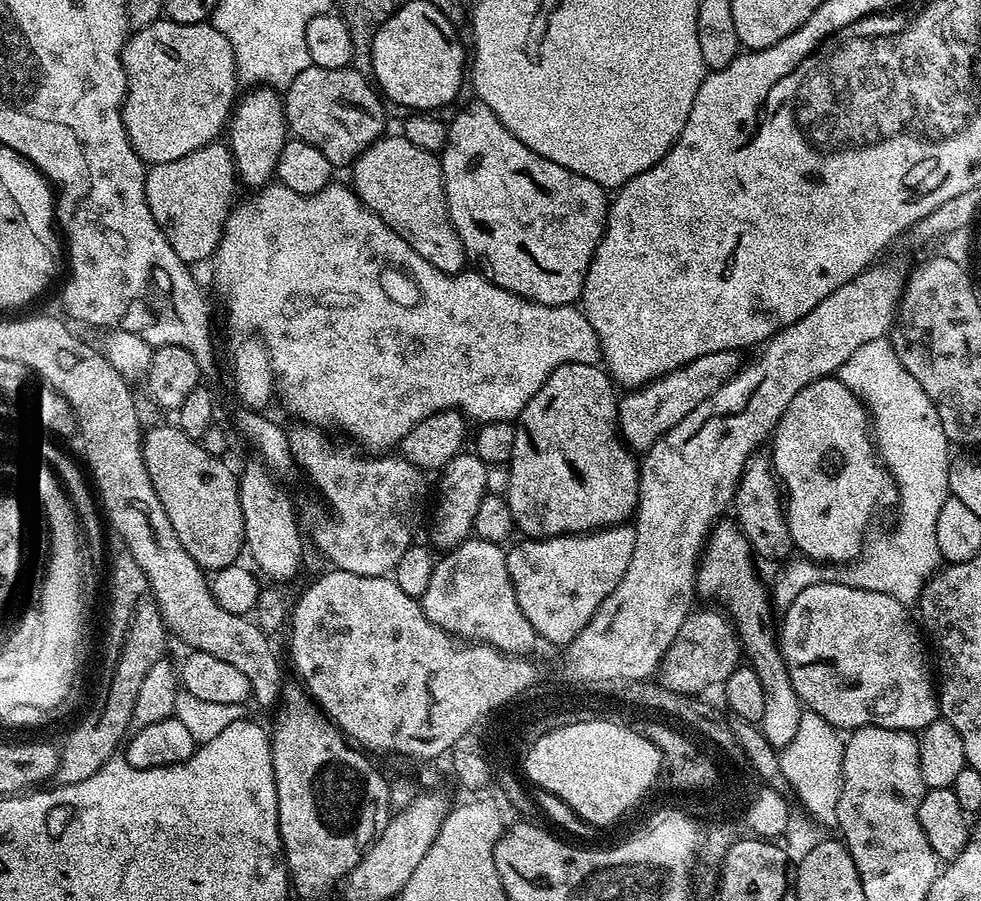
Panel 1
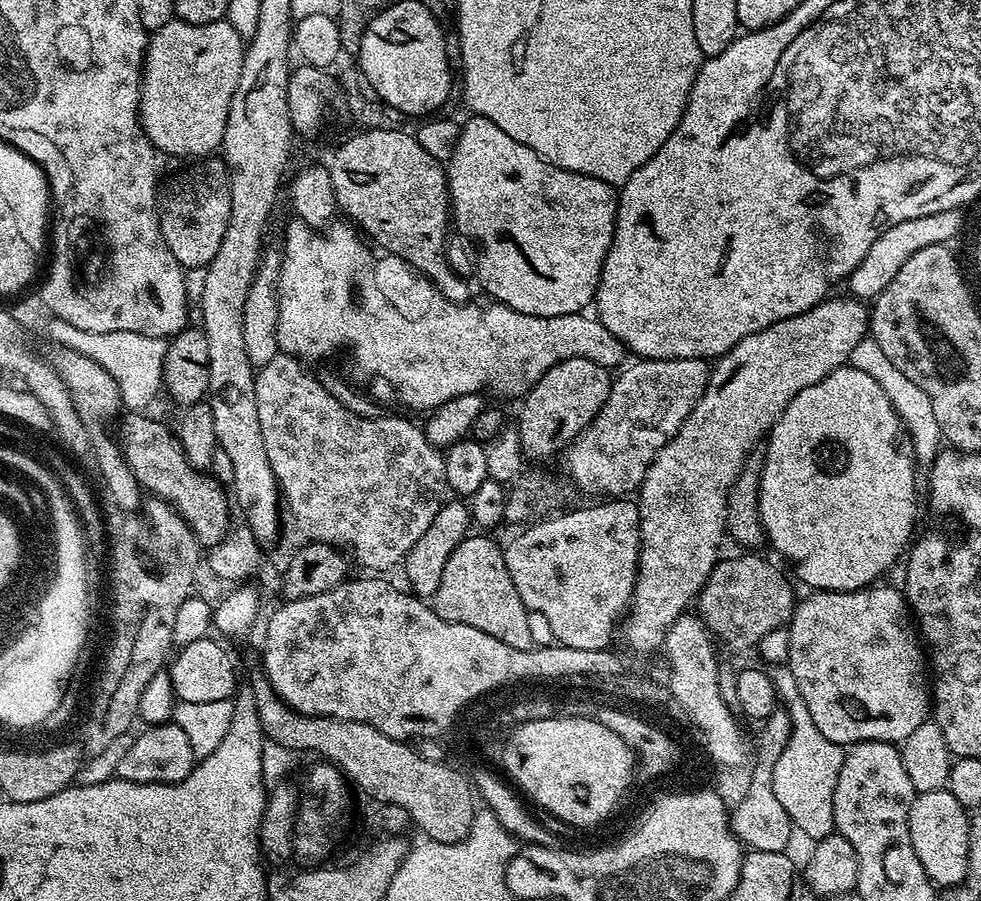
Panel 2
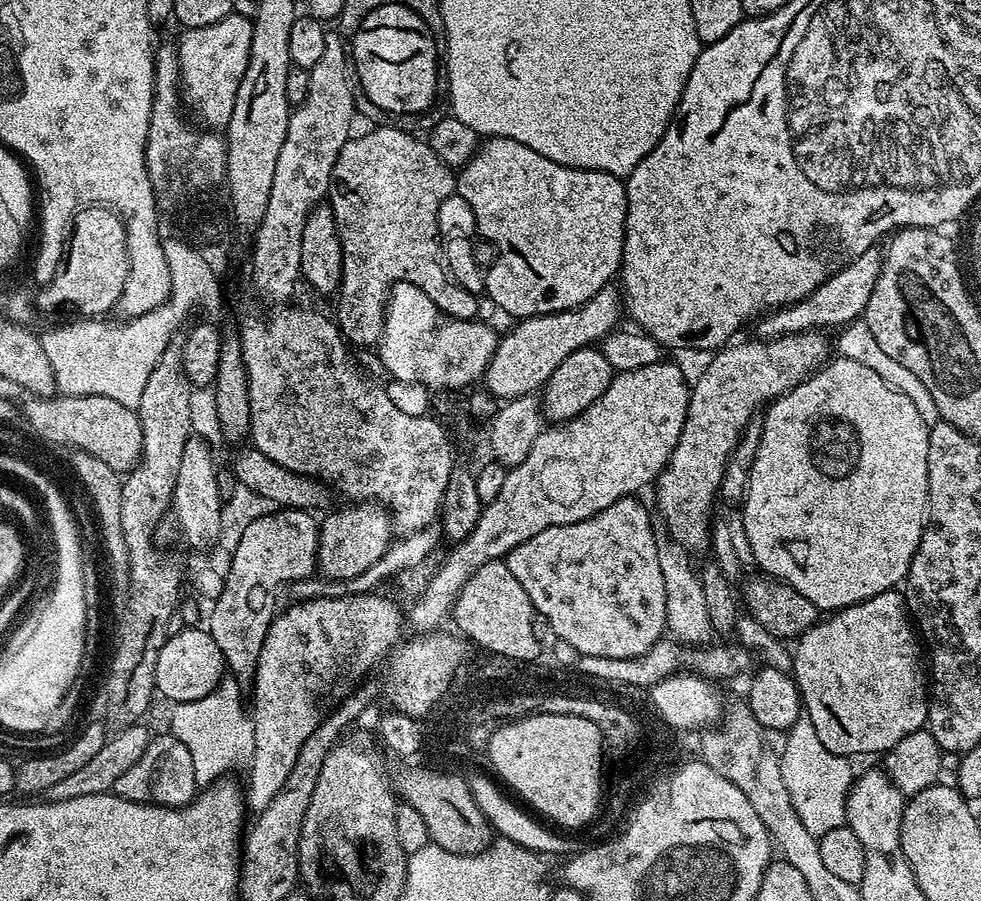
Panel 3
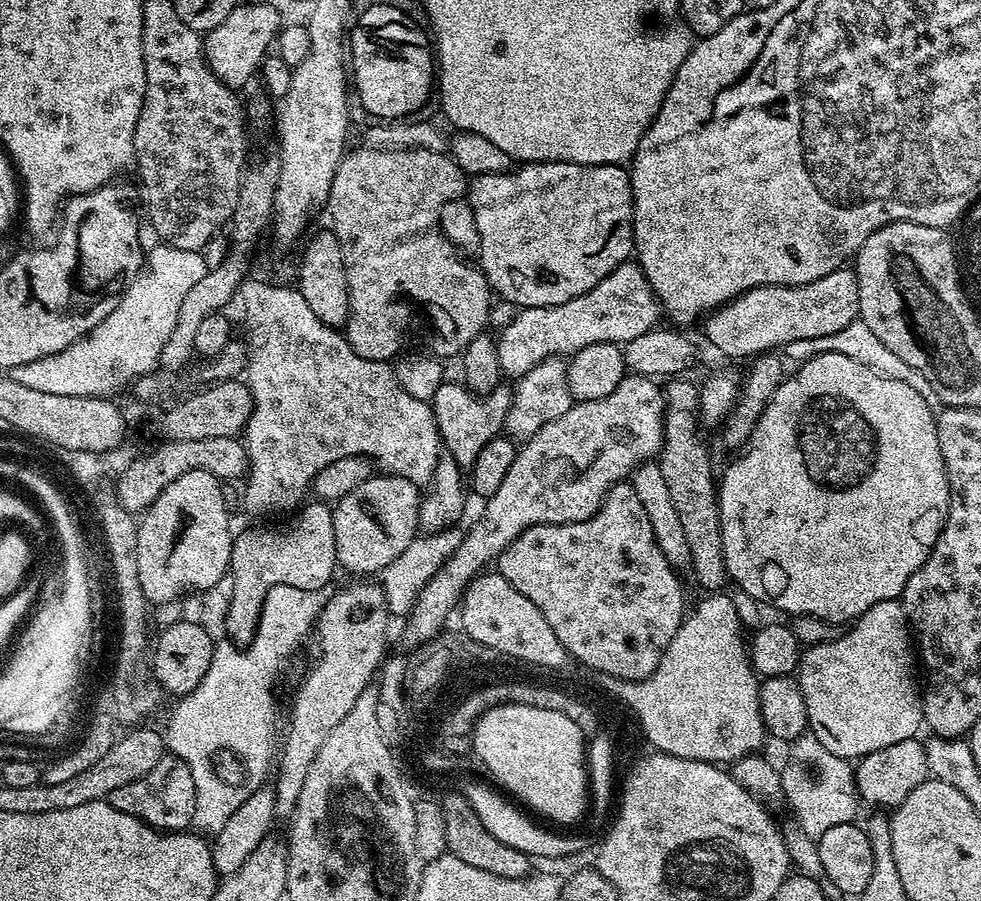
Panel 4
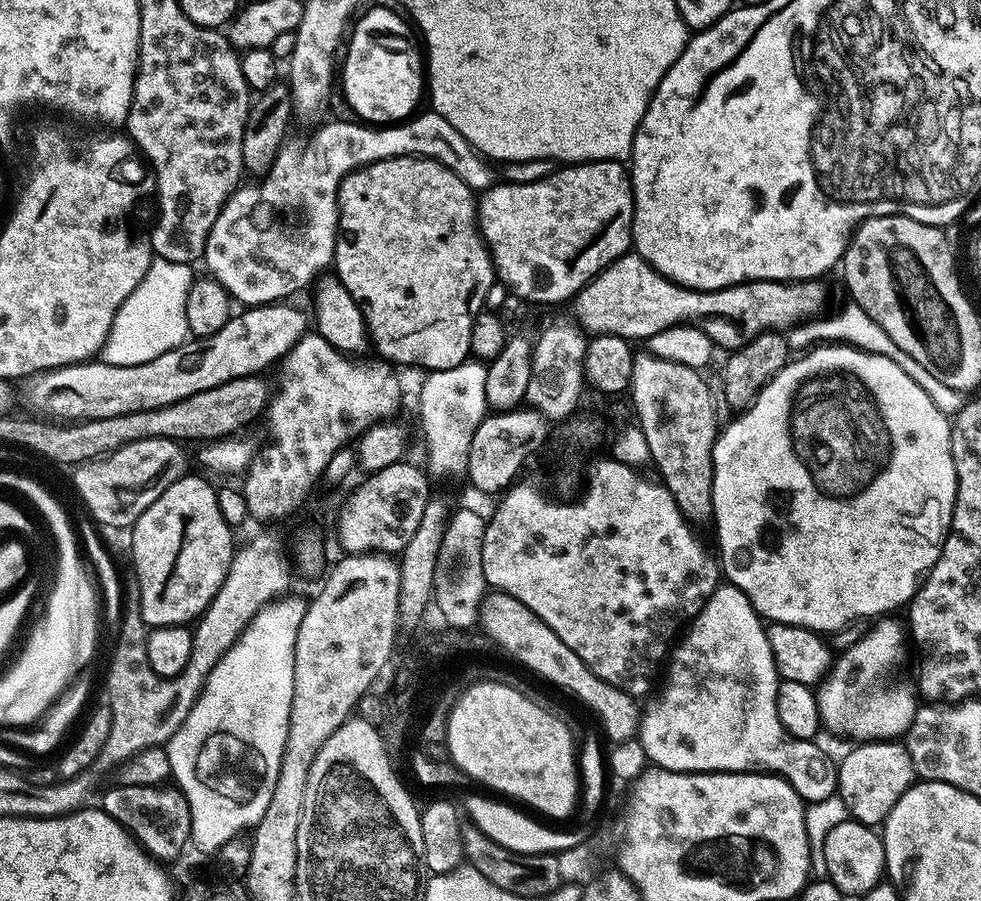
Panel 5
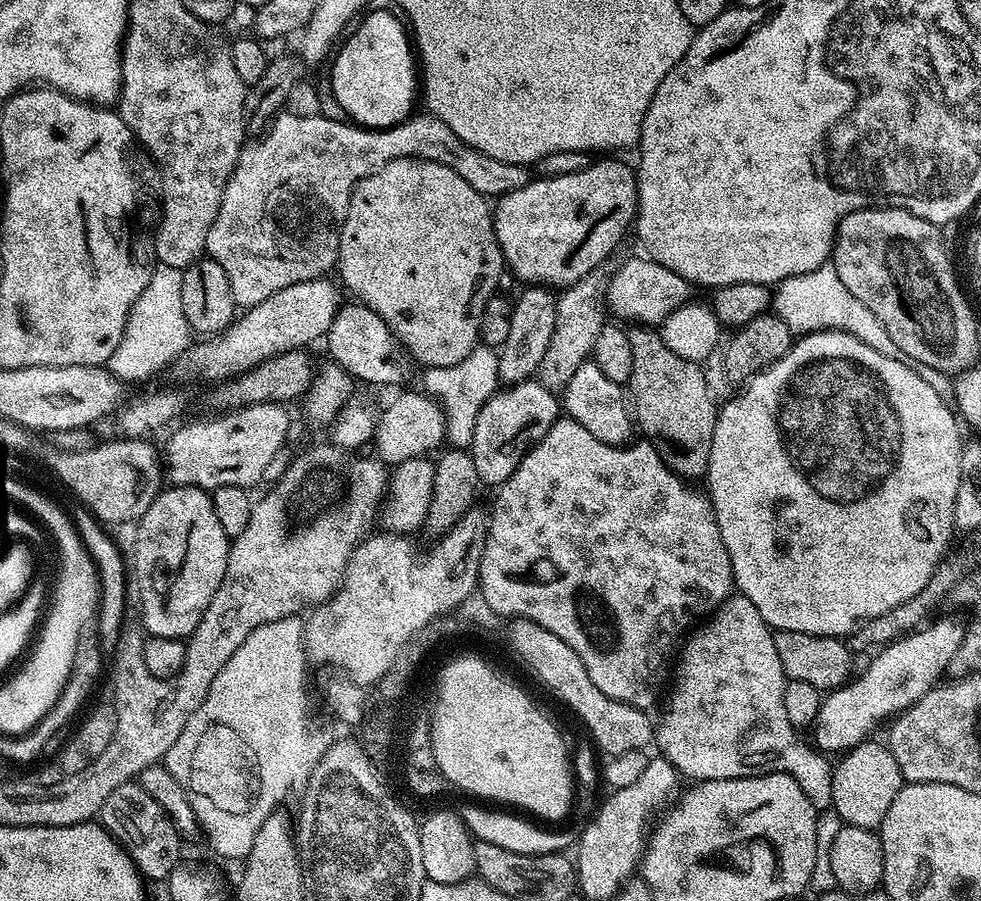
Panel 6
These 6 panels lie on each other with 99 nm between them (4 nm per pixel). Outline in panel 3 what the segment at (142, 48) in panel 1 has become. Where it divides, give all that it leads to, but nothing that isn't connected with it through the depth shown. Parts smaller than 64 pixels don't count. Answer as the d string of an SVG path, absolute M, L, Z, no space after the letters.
M233 14L210 26L184 28L181 33L180 44L175 45L175 50L180 63L183 103L200 115L201 125L212 130L227 129L230 114L234 114L234 98L242 74L246 74L246 62L250 62L251 19Z

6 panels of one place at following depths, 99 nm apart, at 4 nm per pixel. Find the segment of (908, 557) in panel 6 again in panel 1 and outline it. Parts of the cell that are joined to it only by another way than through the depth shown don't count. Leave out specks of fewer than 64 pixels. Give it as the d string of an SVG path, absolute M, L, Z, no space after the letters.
M838 378L815 380L786 406L770 437L771 444L772 471L786 497L788 529L795 551L801 557L828 566L843 566L855 560L866 543L872 515L879 508L891 509L898 500L896 482L877 453L863 402Z

